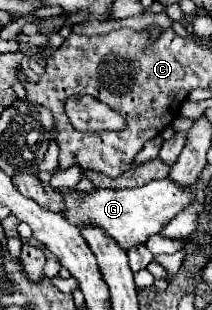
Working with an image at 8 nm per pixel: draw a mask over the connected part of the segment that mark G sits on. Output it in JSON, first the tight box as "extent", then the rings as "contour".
{"extent":[60,179,192,251],"contour":[[[172,179],[150,181],[134,189],[96,189],[90,193],[72,193],[64,199],[60,211],[68,223],[76,227],[100,227],[124,251],[144,245],[150,235],[174,219],[188,203],[192,203],[192,187],[178,187]]]}

